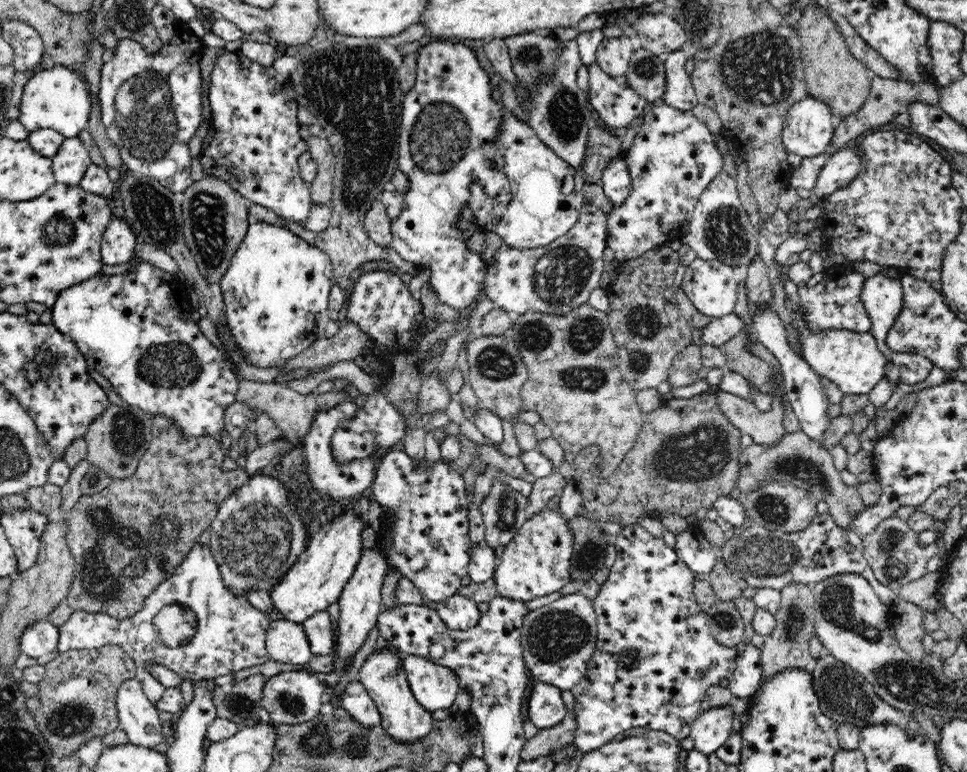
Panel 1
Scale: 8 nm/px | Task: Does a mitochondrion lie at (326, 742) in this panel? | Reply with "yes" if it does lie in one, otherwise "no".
yes

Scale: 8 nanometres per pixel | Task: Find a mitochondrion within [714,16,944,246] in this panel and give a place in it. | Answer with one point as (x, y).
(760, 69)

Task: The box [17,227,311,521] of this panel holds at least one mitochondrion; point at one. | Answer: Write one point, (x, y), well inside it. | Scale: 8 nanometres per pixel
(174, 365)

